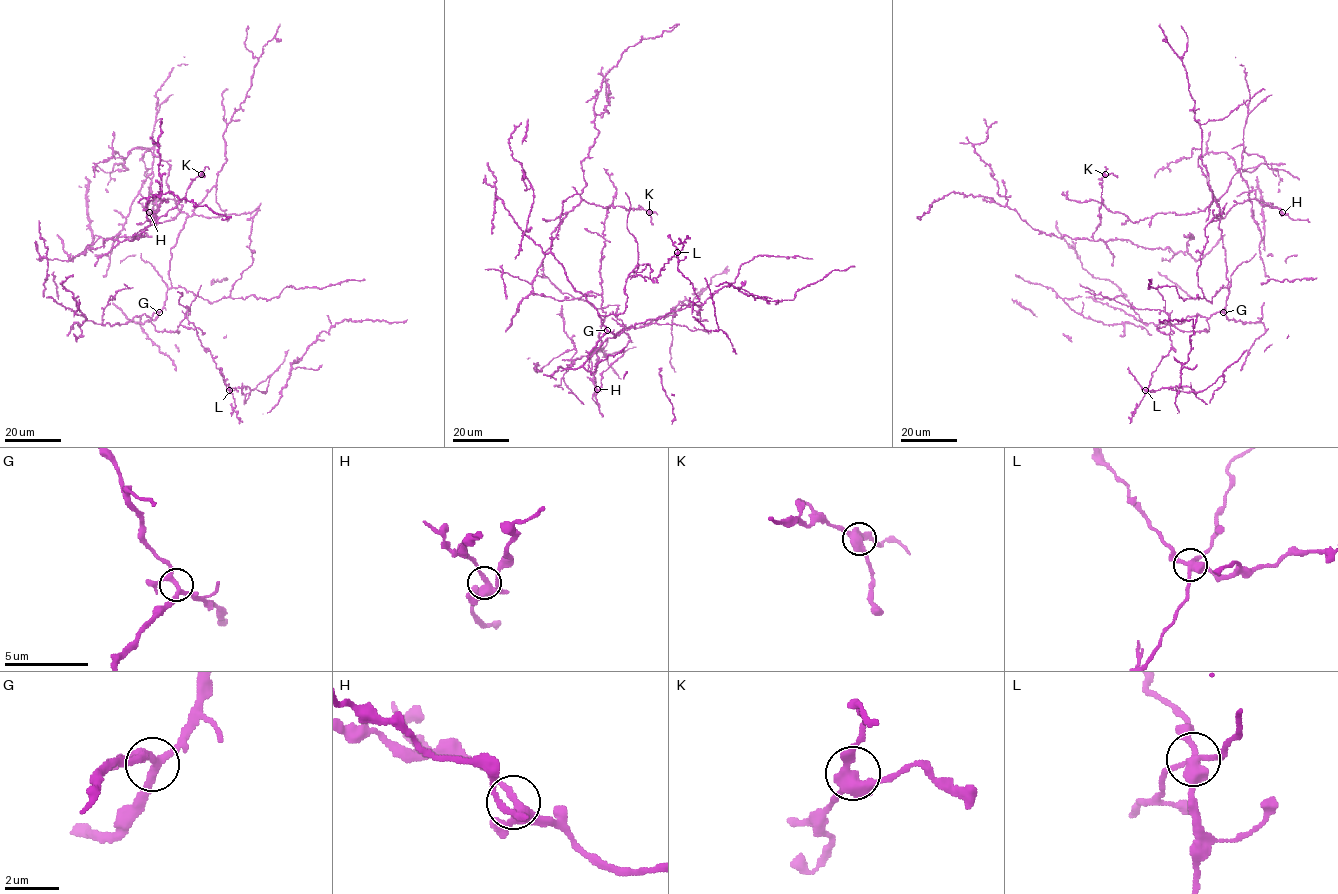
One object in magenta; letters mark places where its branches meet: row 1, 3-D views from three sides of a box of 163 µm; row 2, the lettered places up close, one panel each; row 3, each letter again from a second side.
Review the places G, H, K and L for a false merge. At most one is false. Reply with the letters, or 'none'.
L

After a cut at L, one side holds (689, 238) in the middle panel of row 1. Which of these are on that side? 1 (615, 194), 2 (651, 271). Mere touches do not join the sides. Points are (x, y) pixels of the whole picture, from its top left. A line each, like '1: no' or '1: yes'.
1: no
2: no

